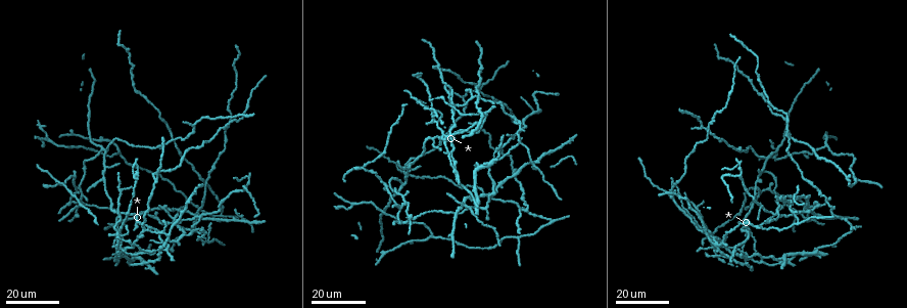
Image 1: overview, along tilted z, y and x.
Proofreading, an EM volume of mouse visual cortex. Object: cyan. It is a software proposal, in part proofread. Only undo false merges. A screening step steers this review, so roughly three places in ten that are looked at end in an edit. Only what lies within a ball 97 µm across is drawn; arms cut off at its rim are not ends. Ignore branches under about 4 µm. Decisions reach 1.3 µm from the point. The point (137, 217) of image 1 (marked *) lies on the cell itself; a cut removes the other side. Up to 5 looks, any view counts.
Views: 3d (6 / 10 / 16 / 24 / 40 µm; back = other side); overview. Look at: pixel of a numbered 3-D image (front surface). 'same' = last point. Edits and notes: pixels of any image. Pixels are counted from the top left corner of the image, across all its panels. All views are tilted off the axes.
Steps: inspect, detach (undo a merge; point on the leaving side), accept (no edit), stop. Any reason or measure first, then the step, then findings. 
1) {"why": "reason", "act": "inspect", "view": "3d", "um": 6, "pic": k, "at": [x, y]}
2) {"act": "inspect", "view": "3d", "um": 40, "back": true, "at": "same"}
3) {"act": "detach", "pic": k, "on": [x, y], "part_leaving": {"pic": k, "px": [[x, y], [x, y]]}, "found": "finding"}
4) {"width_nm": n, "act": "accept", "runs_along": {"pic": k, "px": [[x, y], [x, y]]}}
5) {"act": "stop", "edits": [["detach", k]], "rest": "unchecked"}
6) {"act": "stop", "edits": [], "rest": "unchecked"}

{"why": "arms part here", "act": "inspect", "view": "3d", "um": 16, "pic": 1, "at": [827, 146]}

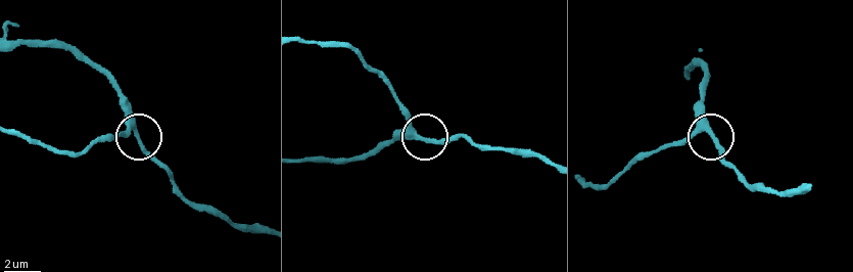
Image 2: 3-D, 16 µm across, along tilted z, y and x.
{"why": "zoom in", "act": "inspect", "view": "3d", "um": 10, "pic": 2, "at": [708, 130]}

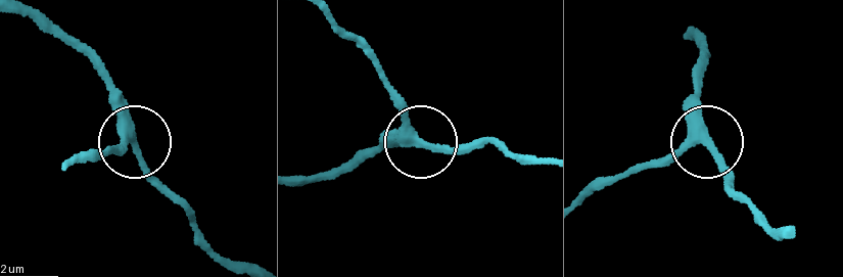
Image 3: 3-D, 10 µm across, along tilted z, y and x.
{"side_arm_um": 28, "arms": 3, "act": "accept", "found": "all the same cell"}

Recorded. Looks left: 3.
{"why": "two arms in line, one across", "act": "inspect", "view": "3d", "um": 24, "pic": 1, "at": [104, 177]}

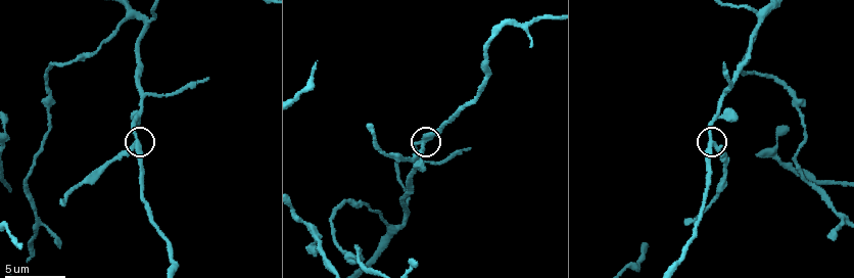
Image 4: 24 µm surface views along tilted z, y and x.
{"act": "inspect", "view": "3d", "um": 10, "pic": 4, "at": [425, 142]}

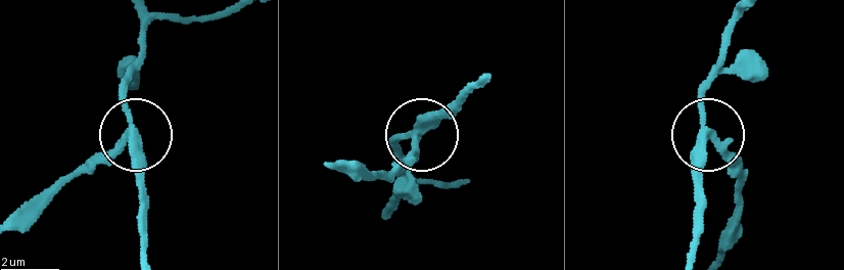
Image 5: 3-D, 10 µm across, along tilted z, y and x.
{"side_arm_um": 10, "arms": 3, "act": "detach", "pic": 5, "on": [104, 151], "found": "two cells meet here"}

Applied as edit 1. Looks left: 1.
{"act": "stop", "edits": [["detach", 5]], "rest": "unchecked"}

